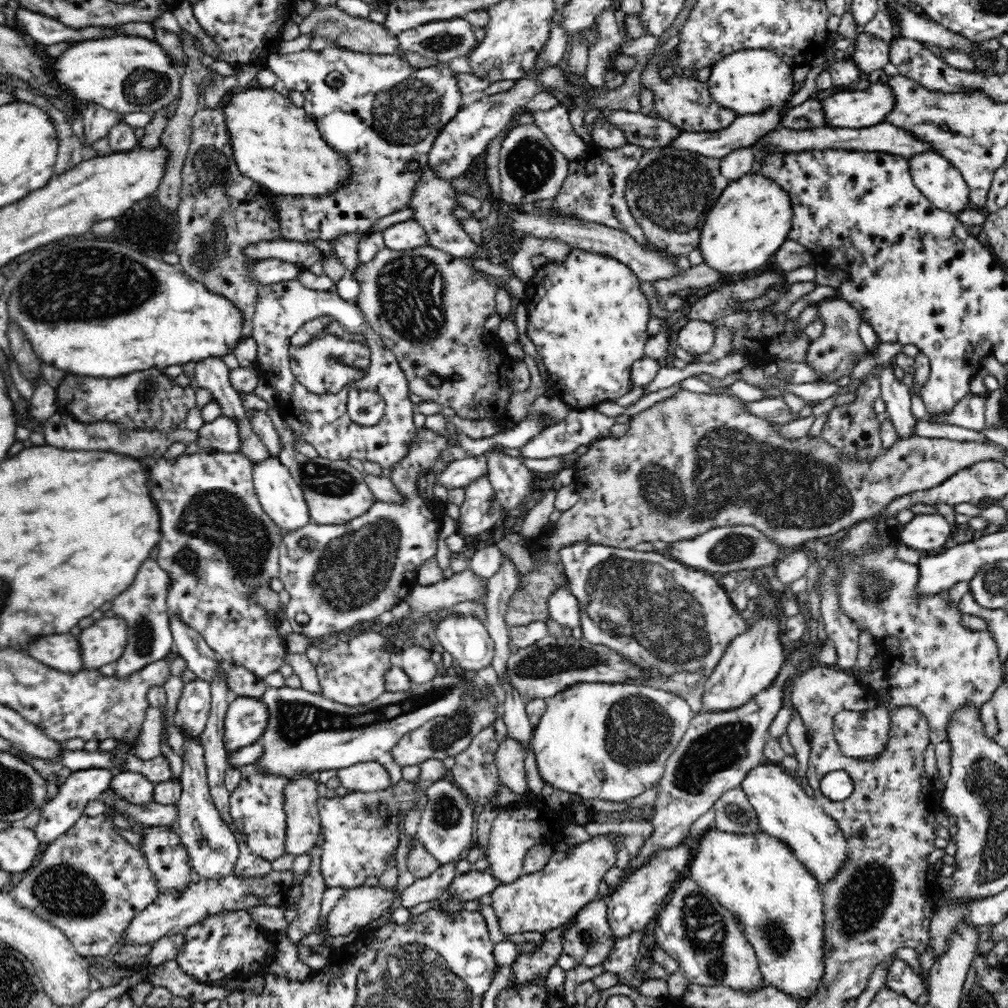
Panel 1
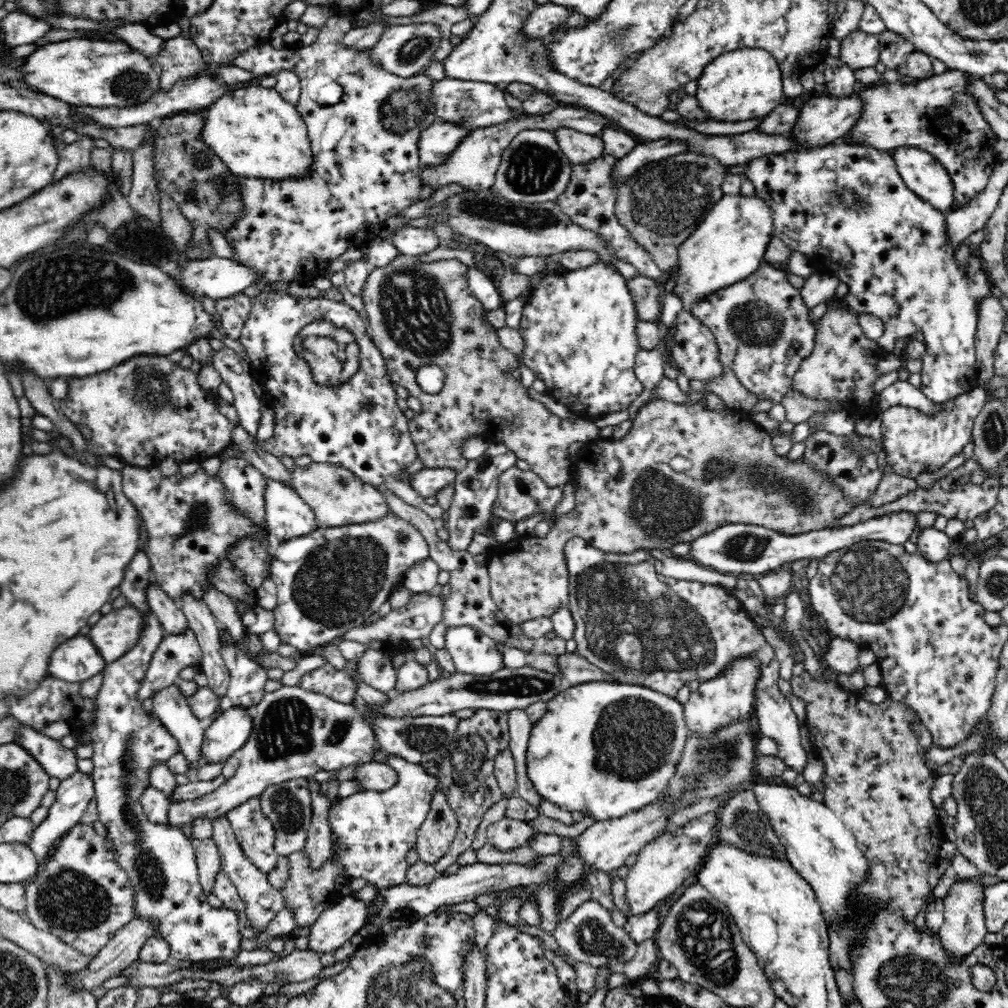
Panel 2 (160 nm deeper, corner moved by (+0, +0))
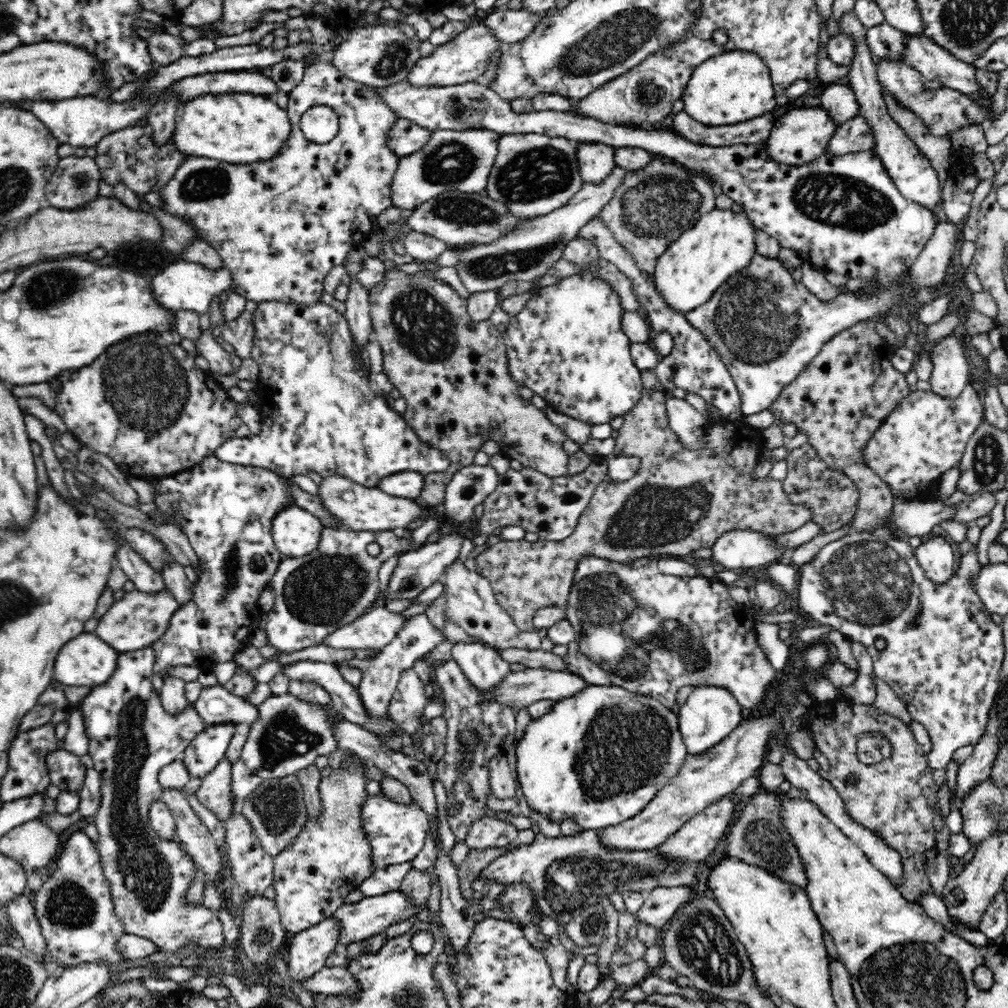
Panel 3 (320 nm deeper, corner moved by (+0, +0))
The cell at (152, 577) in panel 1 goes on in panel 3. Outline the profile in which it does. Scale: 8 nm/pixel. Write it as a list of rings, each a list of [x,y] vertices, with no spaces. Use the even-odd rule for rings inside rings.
[[[151,647],[120,653],[118,666],[112,676],[100,686],[90,688],[89,692],[70,705],[70,711],[80,712],[84,718],[84,727],[88,735],[88,752],[93,758],[93,768],[102,777],[102,798],[95,812],[94,824],[98,829],[97,849],[101,859],[102,874],[110,885],[110,895],[114,901],[114,915],[125,933],[148,938],[166,954],[176,952],[180,946],[192,941],[191,950],[219,950],[224,944],[222,923],[216,914],[204,905],[186,905],[182,894],[196,874],[195,863],[188,853],[176,841],[162,841],[149,824],[149,808],[153,802],[160,801],[162,785],[158,772],[176,759],[200,732],[209,726],[204,723],[192,702],[186,709],[172,715],[163,710],[158,693],[152,687],[152,672],[155,665],[155,653]]]

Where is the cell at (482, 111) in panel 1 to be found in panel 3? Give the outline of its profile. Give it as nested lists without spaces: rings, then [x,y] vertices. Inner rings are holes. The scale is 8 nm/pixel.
[[[397,118],[394,125],[388,130],[386,145],[392,153],[400,158],[412,154],[422,148],[430,139],[431,131],[416,124]]]

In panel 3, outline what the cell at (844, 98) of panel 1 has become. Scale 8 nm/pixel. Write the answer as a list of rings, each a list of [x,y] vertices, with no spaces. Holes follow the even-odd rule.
[[[820,105],[814,108],[800,107],[776,117],[774,127],[770,130],[767,142],[762,145],[769,158],[783,166],[804,166],[824,155],[832,134],[837,130],[836,124],[828,117],[827,111]]]

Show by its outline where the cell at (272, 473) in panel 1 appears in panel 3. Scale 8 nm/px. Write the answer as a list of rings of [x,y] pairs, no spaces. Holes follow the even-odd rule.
[[[290,505],[274,517],[271,529],[283,558],[302,558],[318,548],[323,524],[310,512]]]

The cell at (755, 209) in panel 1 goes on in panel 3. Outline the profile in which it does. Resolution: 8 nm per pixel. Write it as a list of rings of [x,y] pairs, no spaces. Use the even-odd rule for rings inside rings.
[[[712,209],[686,230],[656,261],[652,275],[654,289],[662,297],[664,305],[685,316],[698,306],[706,304],[726,278],[748,266],[756,253],[755,228],[743,214],[730,209]]]

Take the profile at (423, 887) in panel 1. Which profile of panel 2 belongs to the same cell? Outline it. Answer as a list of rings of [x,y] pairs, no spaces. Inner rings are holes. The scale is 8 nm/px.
[[[474,708],[474,711],[470,718],[459,720],[448,752],[438,764],[438,790],[446,795],[448,807],[456,814],[456,836],[445,856],[433,865],[438,873],[456,863],[460,854],[470,848],[482,818],[505,796],[495,779],[494,760],[499,752],[509,748],[511,736],[508,713],[478,708]]]

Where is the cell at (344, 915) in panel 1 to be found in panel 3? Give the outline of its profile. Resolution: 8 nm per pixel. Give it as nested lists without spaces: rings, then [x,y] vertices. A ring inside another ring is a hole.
[[[324,919],[316,926],[294,934],[287,944],[289,961],[288,978],[292,984],[299,986],[302,981],[315,975],[332,954],[338,944],[340,925],[334,919]]]

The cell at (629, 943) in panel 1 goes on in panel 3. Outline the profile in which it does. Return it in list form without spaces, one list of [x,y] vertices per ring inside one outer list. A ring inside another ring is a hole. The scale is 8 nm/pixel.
[[[658,887],[646,892],[642,908],[635,914],[656,929],[664,929],[673,914],[688,901],[698,896],[693,887]]]

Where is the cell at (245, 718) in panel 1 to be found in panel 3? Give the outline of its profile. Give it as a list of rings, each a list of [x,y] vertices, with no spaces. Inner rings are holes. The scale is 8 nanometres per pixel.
[[[234,724],[210,725],[194,737],[181,758],[190,778],[203,779],[224,758],[234,728]]]

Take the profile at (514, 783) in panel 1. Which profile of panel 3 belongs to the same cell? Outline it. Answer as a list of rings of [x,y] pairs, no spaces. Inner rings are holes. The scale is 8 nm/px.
[[[505,755],[494,757],[488,764],[490,791],[498,800],[510,800],[516,796],[516,776]]]

